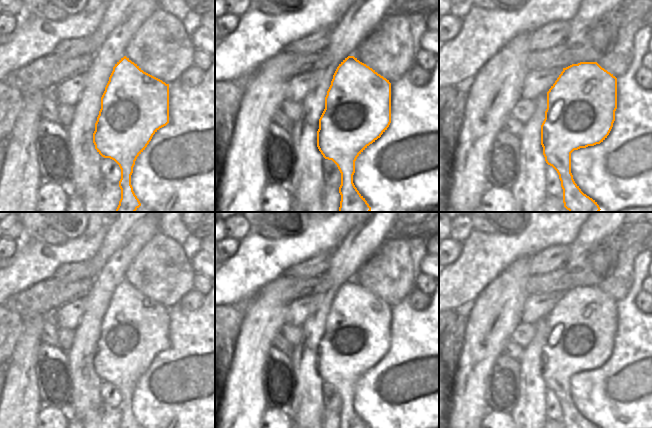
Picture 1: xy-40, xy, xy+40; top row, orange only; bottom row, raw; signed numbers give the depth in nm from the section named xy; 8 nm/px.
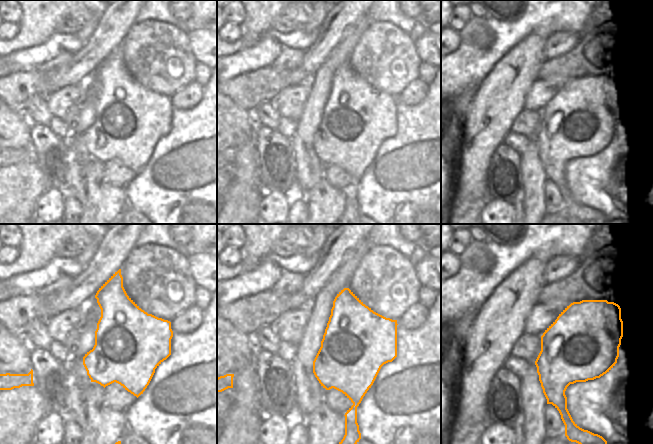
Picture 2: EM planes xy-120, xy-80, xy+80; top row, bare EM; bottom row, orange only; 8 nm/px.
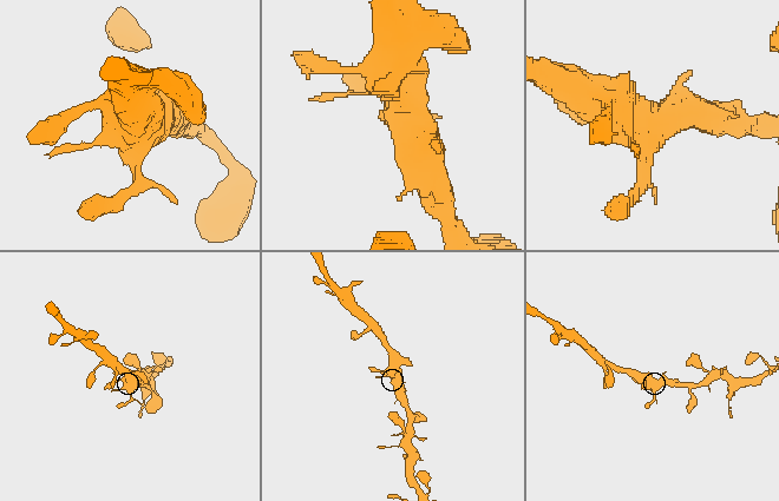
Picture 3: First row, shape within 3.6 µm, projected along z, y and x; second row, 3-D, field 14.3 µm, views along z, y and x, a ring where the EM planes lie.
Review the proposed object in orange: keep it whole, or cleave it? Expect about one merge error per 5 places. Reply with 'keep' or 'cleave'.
keep

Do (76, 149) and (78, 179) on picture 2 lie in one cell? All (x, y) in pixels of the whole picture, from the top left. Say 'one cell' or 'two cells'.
two cells

